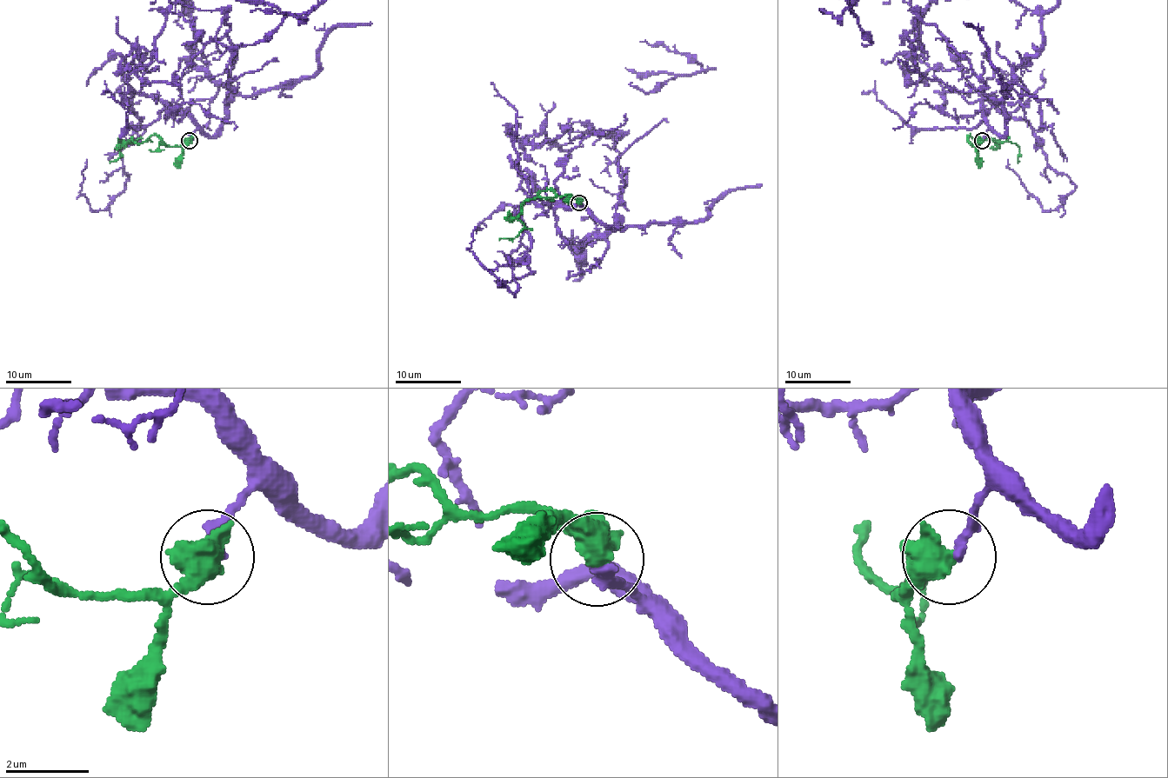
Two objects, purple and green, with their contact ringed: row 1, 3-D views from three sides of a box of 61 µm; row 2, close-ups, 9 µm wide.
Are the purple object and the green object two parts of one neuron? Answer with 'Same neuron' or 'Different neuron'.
Same neuron

